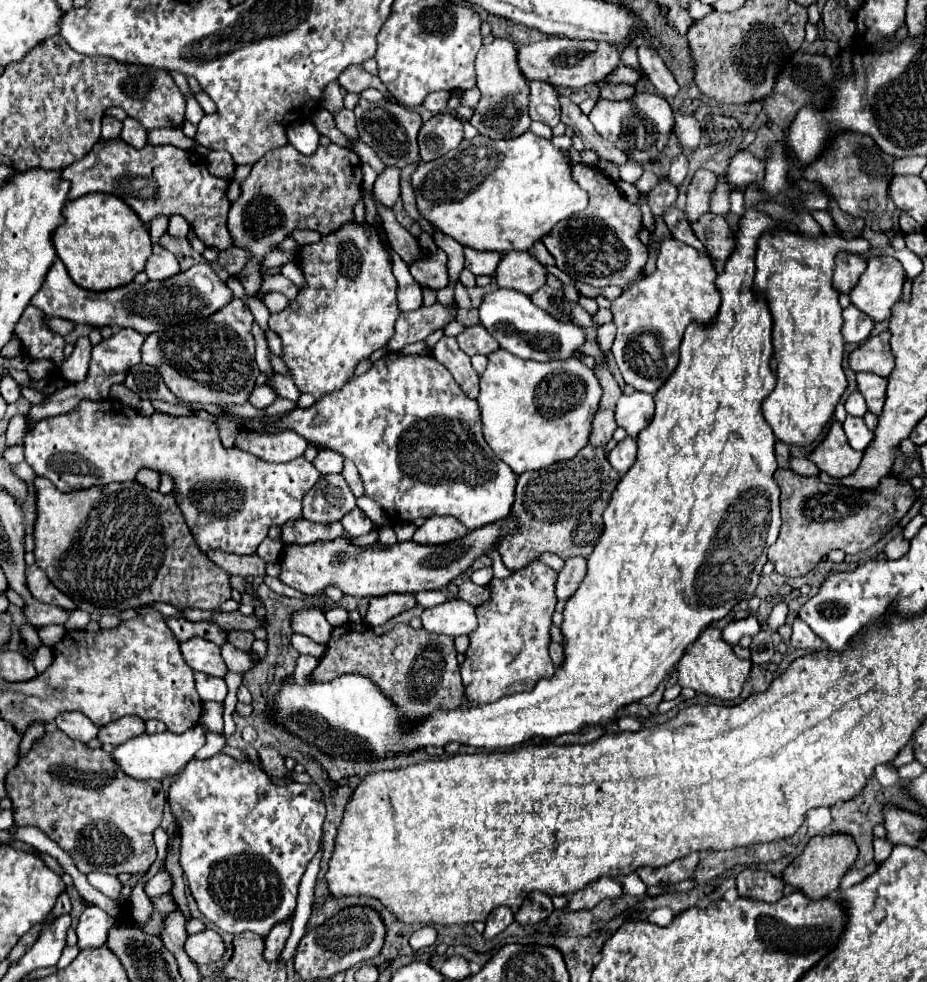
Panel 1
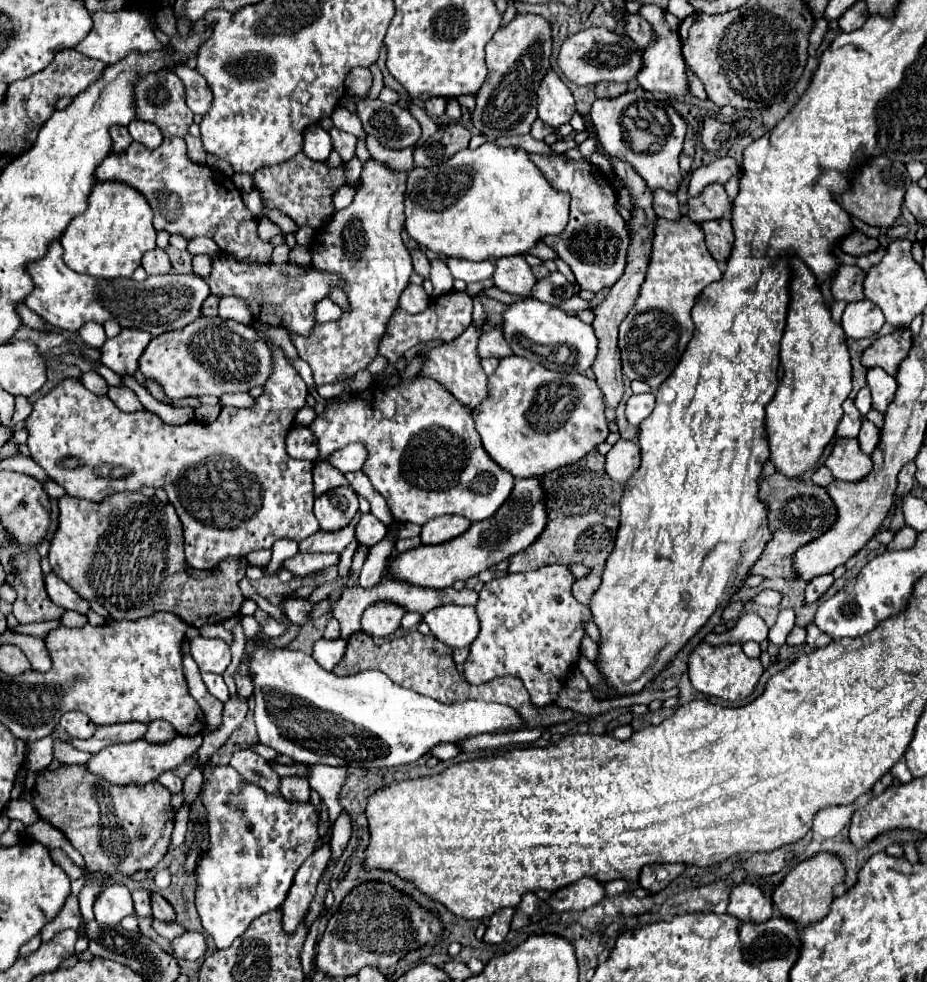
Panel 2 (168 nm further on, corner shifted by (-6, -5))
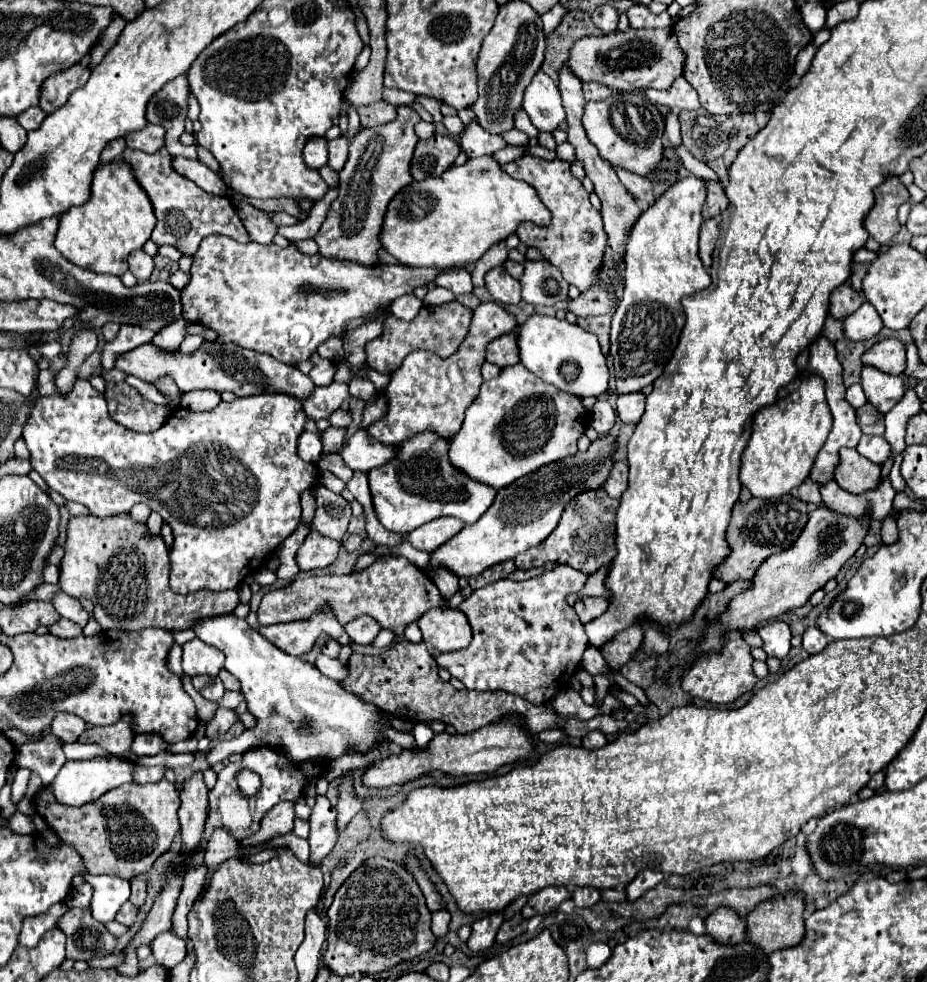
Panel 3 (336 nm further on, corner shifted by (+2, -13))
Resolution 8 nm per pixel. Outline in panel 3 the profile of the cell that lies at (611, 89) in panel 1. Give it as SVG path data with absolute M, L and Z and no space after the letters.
M584 83L582 91L584 91L586 101L604 101L606 97L612 95L612 91L606 85L600 85L600 83Z

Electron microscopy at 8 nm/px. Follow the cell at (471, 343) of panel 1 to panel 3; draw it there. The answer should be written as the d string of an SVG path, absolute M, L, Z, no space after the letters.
M510 331L510 333L494 339L488 345L486 361L498 365L500 369L508 367L508 365L516 365L520 361L520 357L516 353L516 331Z

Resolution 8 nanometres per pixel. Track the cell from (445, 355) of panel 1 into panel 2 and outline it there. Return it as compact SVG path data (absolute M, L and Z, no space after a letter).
M470 325L460 337L456 337L454 341L450 343L444 343L442 347L438 349L432 349L432 351L424 351L428 355L428 361L422 369L422 375L428 375L428 377L436 377L436 381L440 381L442 385L446 385L446 389L458 399L462 401L464 405L468 407L476 407L480 401L486 399L486 375L480 367L480 357L476 353L476 345L478 345L478 337L480 337L480 329L476 329L474 325Z

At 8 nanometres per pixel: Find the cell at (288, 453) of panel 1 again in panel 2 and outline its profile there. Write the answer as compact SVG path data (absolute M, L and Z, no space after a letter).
M298 425L298 427L292 429L292 433L288 433L288 437L286 437L286 453L292 459L314 461L318 457L318 447L316 447L316 441L314 441L308 427Z

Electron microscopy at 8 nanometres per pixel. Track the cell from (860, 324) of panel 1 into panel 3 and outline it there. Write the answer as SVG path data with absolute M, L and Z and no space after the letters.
M864 301L860 305L858 311L854 311L850 317L846 317L842 321L846 337L852 341L862 341L862 339L870 339L876 337L880 333L880 329L884 327L880 321L880 315L876 313L876 309Z

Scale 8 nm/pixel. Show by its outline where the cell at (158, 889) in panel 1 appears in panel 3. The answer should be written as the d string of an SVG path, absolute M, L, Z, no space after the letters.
M126 901L126 903L120 907L120 911L116 913L116 917L114 917L114 919L116 919L118 923L122 923L122 925L130 927L130 925L134 923L134 919L136 919L136 911L138 911L138 909L136 909L130 901Z

